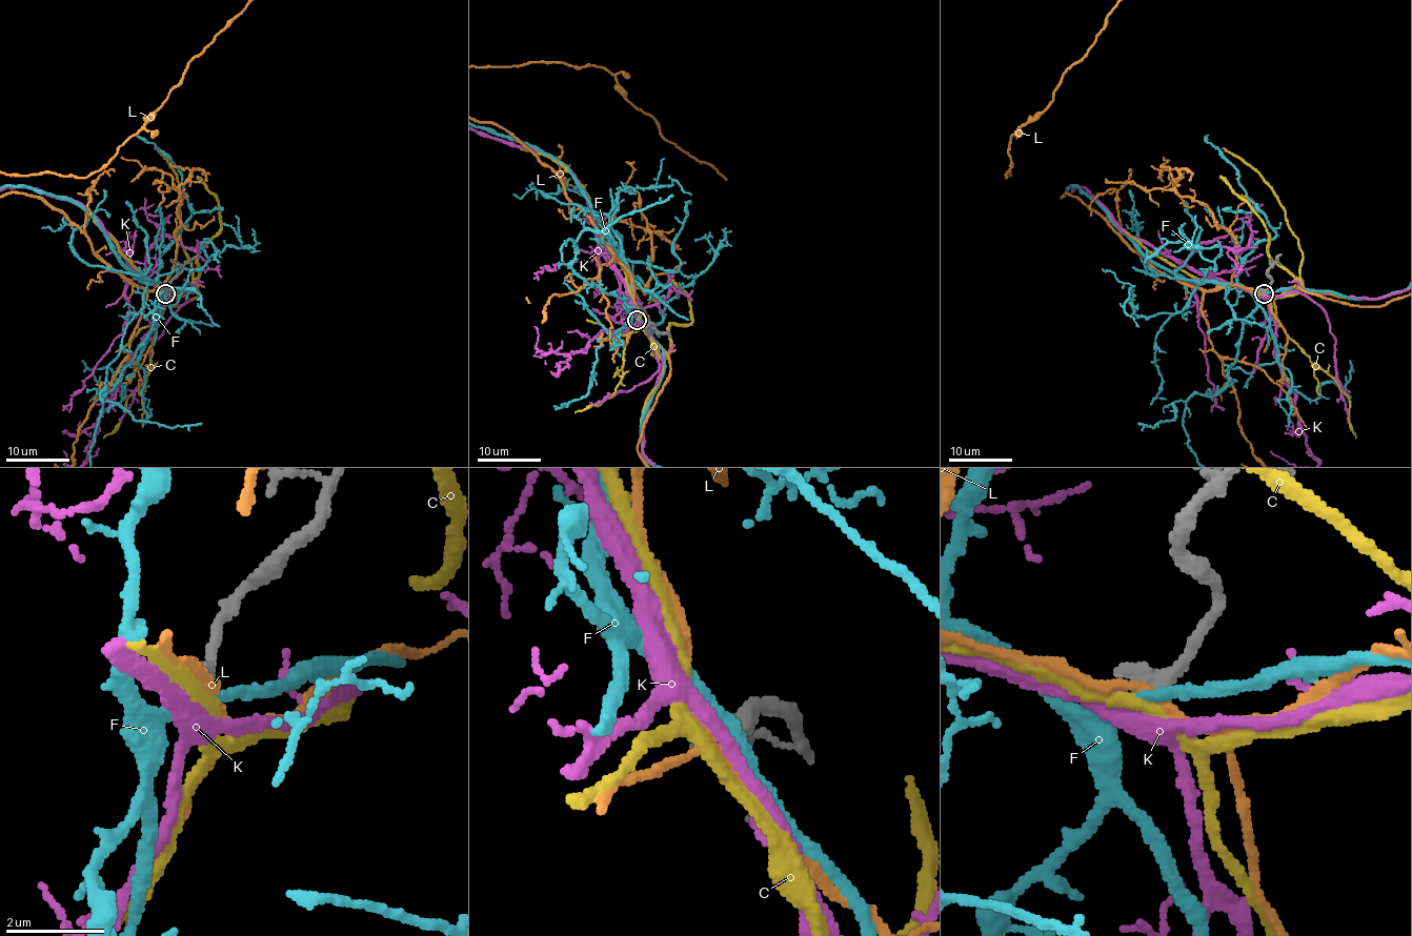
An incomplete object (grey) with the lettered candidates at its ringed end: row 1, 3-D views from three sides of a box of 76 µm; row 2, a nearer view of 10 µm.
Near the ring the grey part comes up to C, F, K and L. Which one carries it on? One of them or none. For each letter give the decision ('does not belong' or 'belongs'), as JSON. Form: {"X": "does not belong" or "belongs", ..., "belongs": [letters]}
{"C": "does not belong", "F": "does not belong", "K": "belongs", "L": "does not belong", "belongs": ["K"]}

